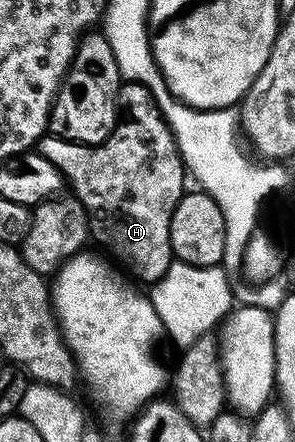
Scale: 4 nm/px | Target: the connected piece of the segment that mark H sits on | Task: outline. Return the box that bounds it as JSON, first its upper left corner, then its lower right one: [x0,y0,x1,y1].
[36,81,188,283]

